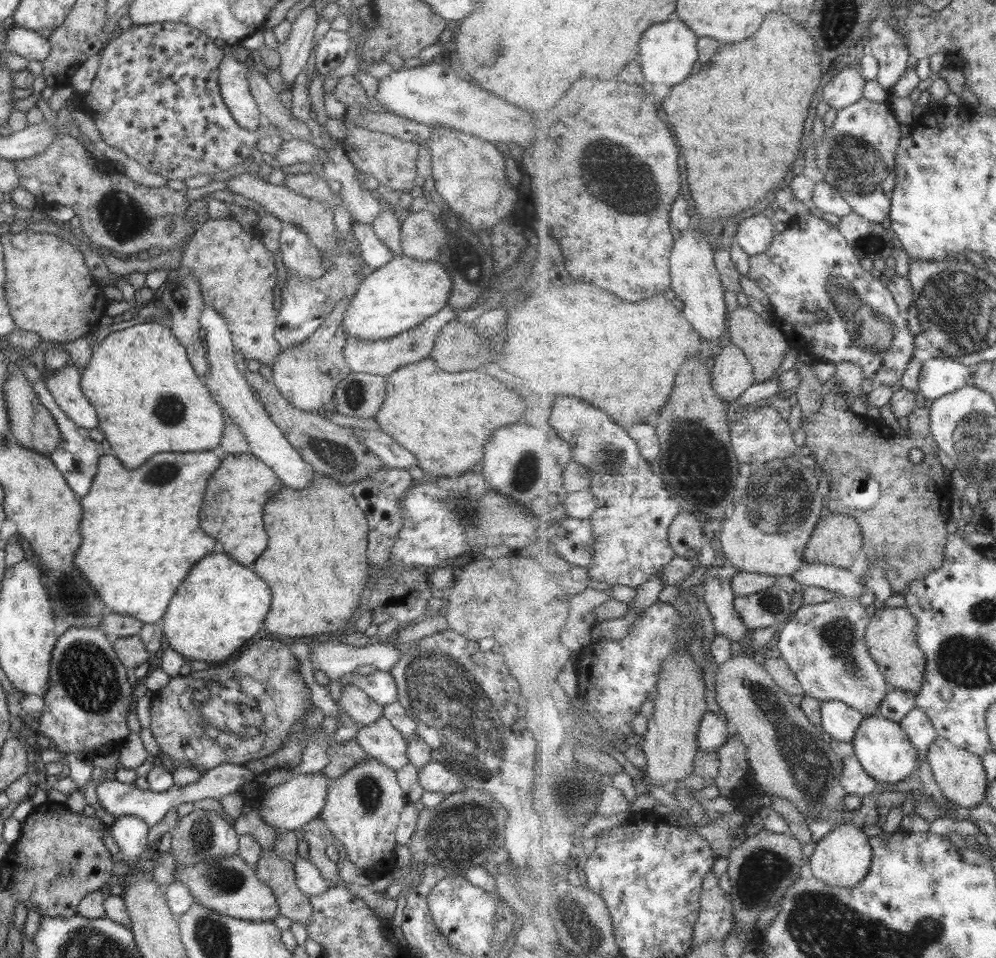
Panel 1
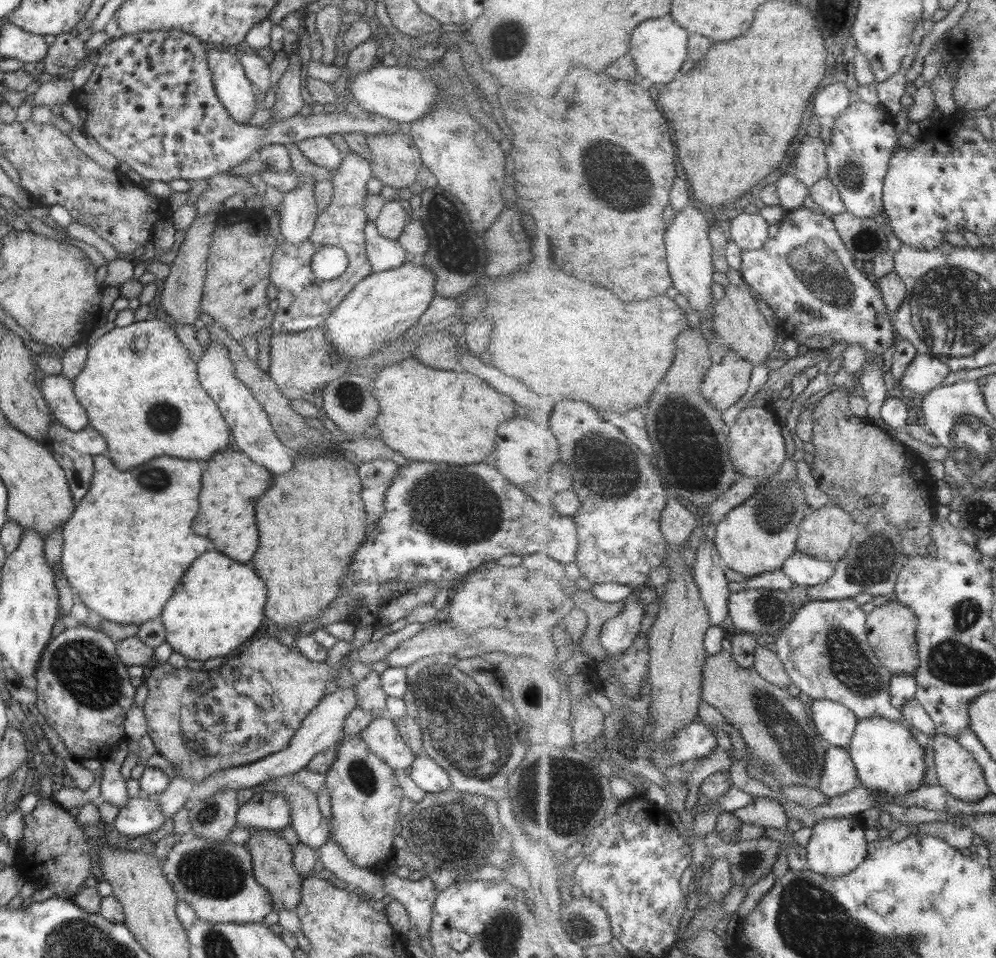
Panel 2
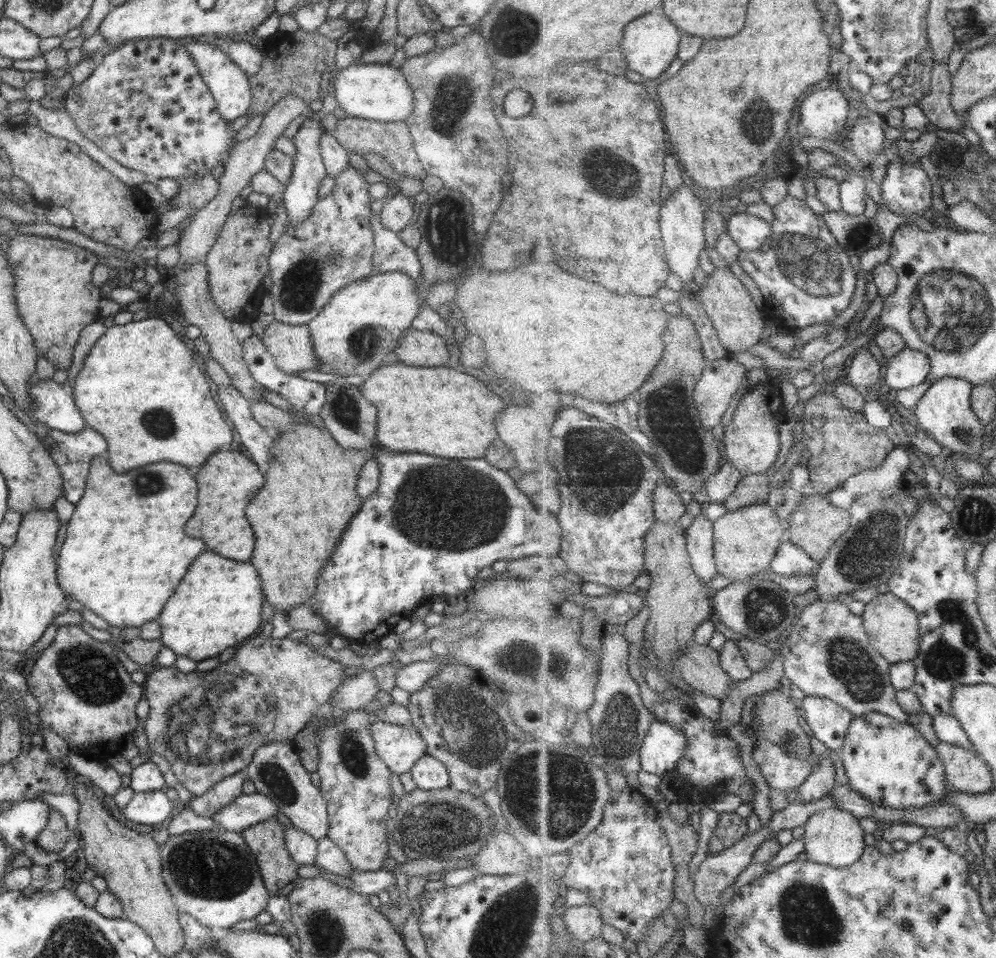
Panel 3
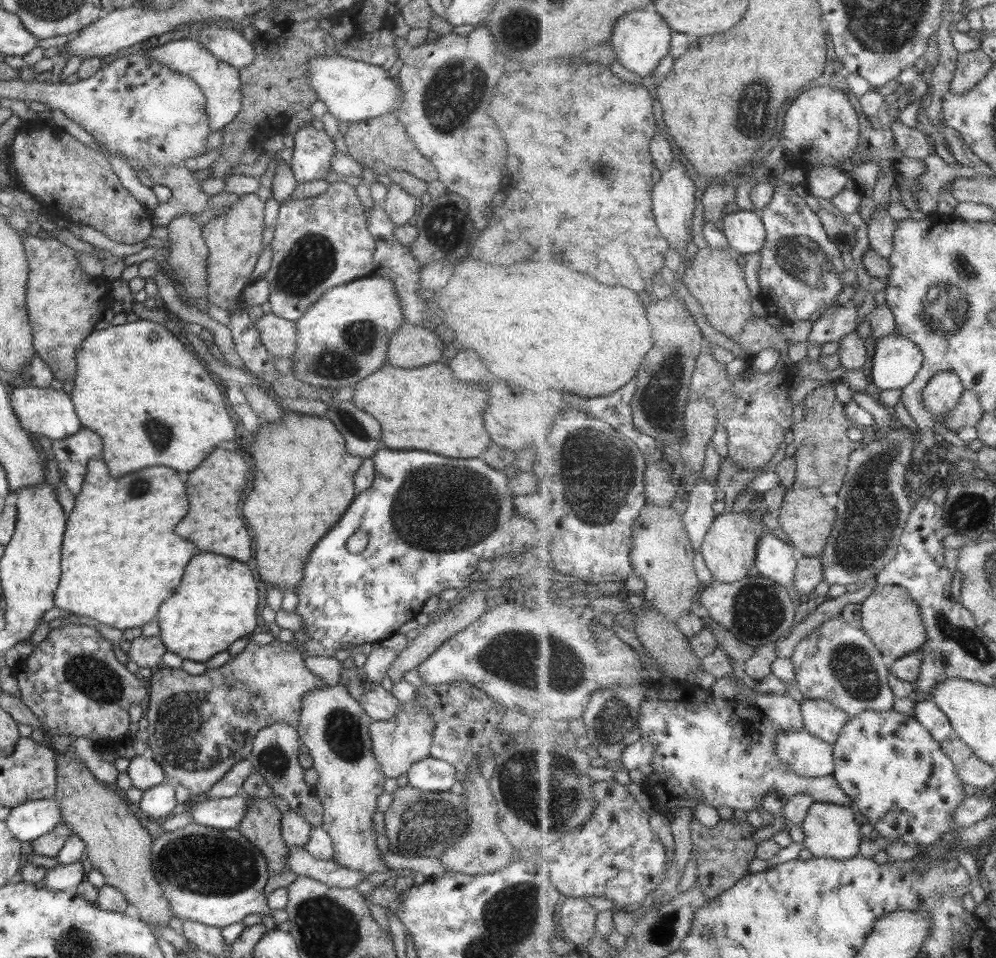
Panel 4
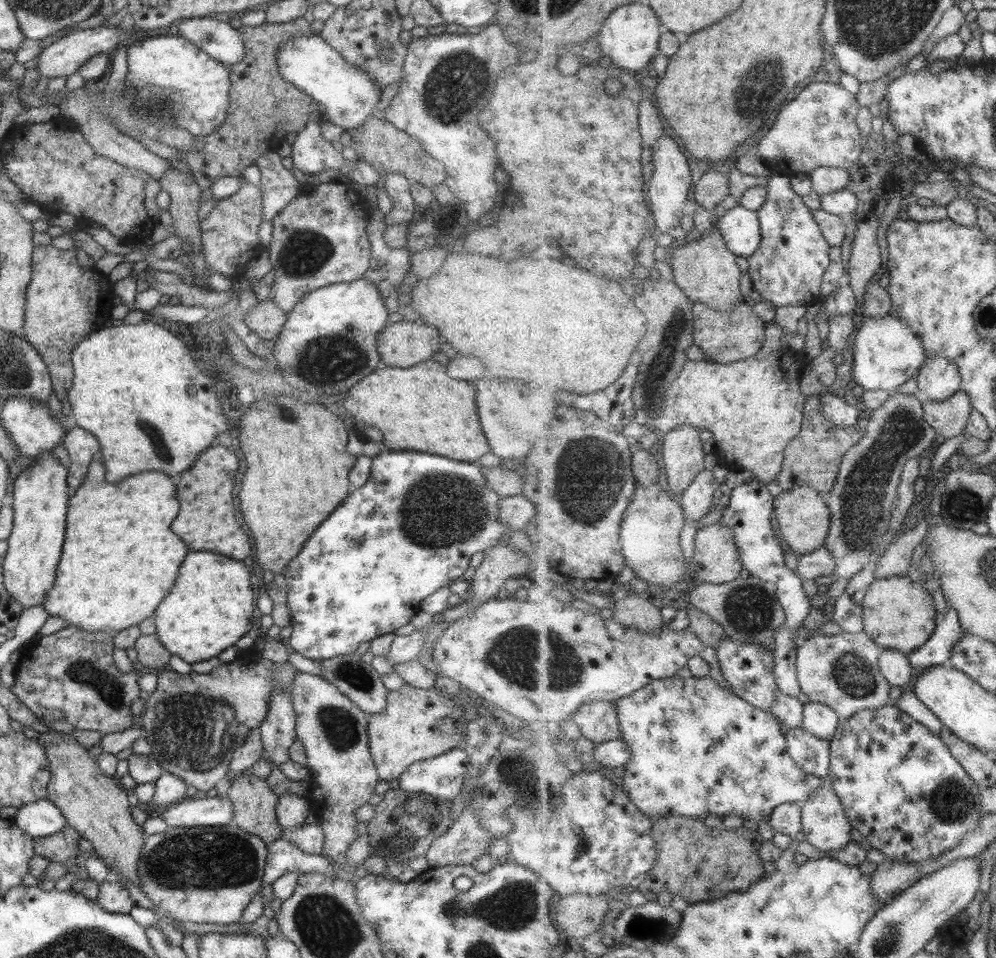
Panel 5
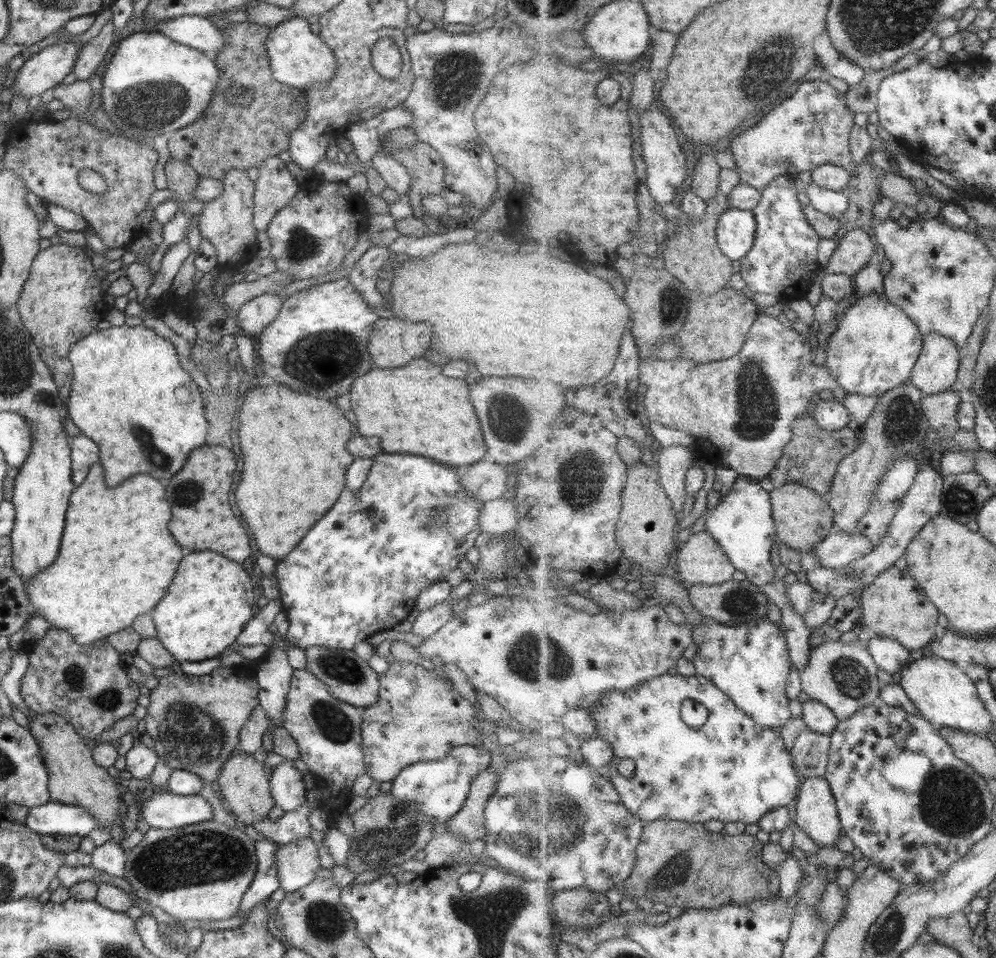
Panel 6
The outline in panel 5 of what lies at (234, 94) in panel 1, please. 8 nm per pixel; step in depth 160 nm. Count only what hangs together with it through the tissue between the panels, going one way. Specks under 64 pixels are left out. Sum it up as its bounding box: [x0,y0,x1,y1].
[120,36,229,137]

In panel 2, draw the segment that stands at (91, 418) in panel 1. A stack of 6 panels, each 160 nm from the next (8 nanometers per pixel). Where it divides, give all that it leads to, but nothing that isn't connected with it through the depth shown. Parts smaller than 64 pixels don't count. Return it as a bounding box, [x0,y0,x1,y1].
[39,376,88,432]

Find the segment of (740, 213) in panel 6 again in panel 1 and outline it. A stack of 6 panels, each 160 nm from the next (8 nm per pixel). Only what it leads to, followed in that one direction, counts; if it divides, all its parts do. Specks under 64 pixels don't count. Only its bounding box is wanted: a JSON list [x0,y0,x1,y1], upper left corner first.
[735,215,777,256]

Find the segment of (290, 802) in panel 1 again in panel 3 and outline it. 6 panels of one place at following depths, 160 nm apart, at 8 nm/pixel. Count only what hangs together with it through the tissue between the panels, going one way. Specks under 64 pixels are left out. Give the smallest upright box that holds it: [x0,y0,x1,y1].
[211,794,277,833]

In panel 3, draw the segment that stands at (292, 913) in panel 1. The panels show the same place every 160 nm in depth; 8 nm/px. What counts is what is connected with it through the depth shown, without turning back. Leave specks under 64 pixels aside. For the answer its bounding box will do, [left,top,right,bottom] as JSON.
[239,818,298,896]

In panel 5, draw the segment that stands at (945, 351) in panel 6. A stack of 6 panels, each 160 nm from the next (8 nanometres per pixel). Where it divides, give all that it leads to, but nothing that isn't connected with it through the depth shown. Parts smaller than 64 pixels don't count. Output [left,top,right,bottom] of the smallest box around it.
[917,357,962,401]

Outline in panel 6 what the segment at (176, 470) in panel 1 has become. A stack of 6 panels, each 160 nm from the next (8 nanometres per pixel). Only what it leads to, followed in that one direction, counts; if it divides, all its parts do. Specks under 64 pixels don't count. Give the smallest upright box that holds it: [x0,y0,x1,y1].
[25,463,181,646]

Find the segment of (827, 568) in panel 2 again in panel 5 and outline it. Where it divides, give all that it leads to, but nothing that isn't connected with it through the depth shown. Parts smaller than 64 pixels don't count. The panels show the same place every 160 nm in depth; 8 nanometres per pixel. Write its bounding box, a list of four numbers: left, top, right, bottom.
[720,480,812,631]

